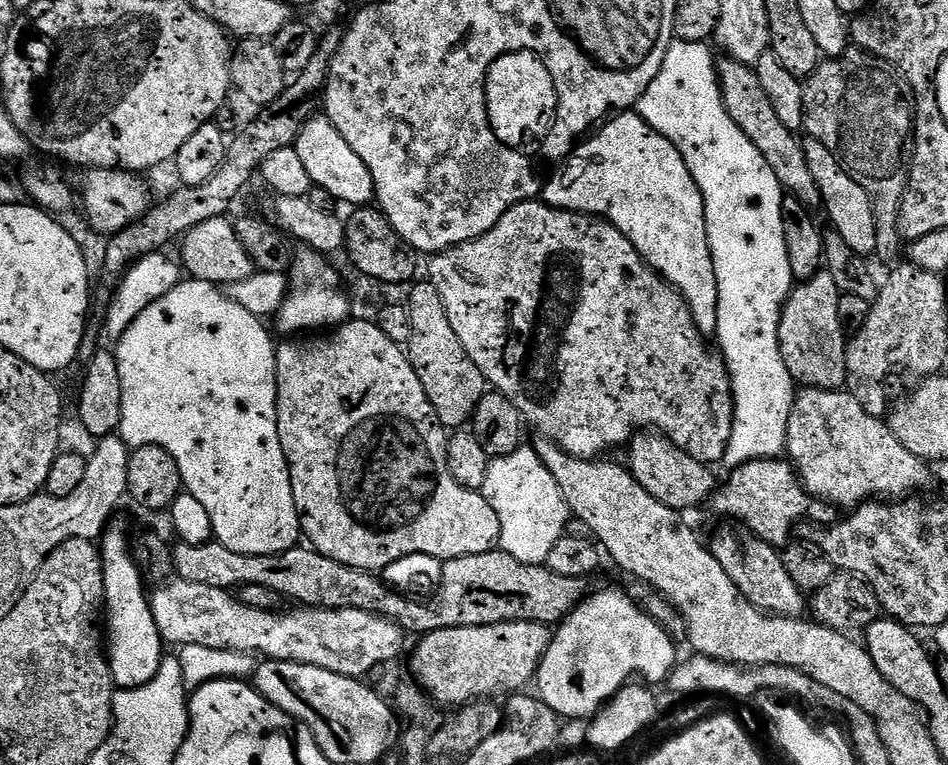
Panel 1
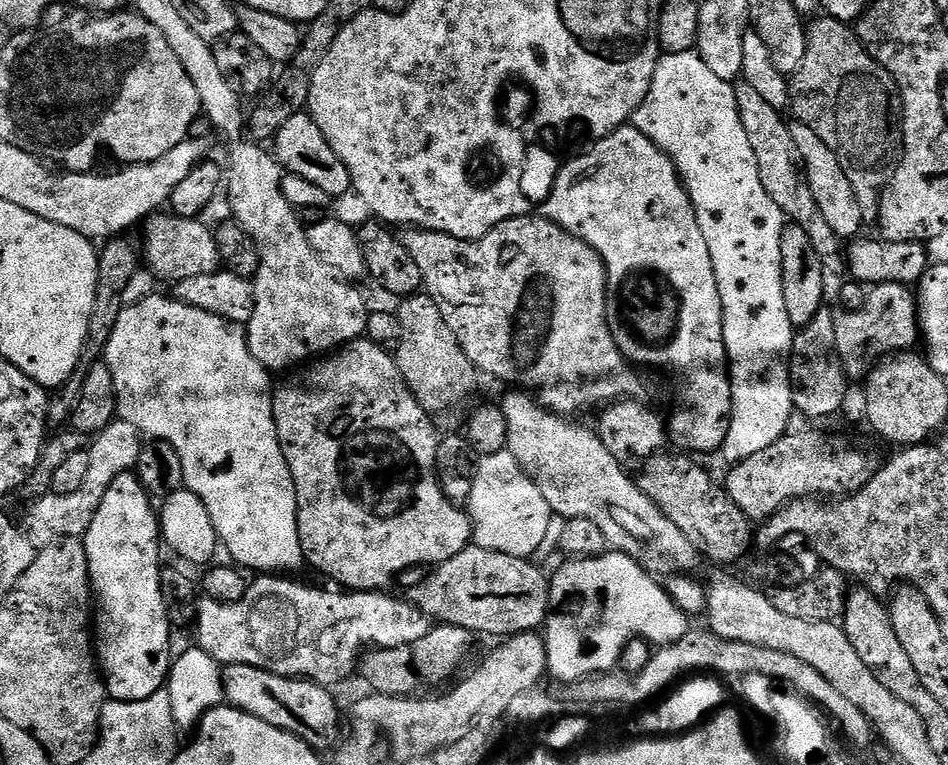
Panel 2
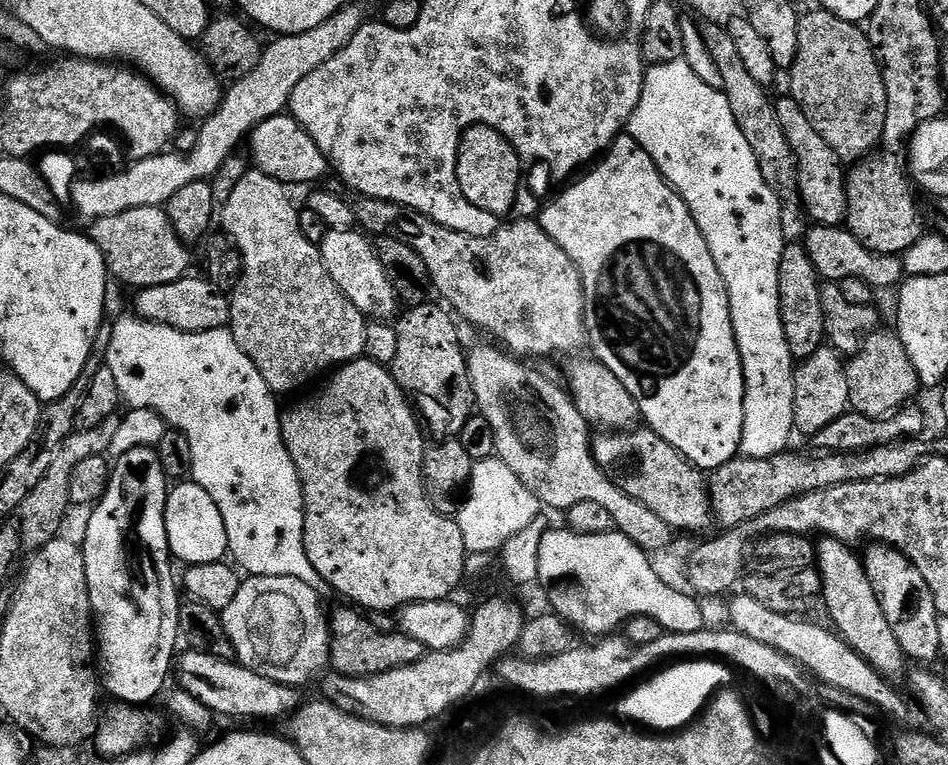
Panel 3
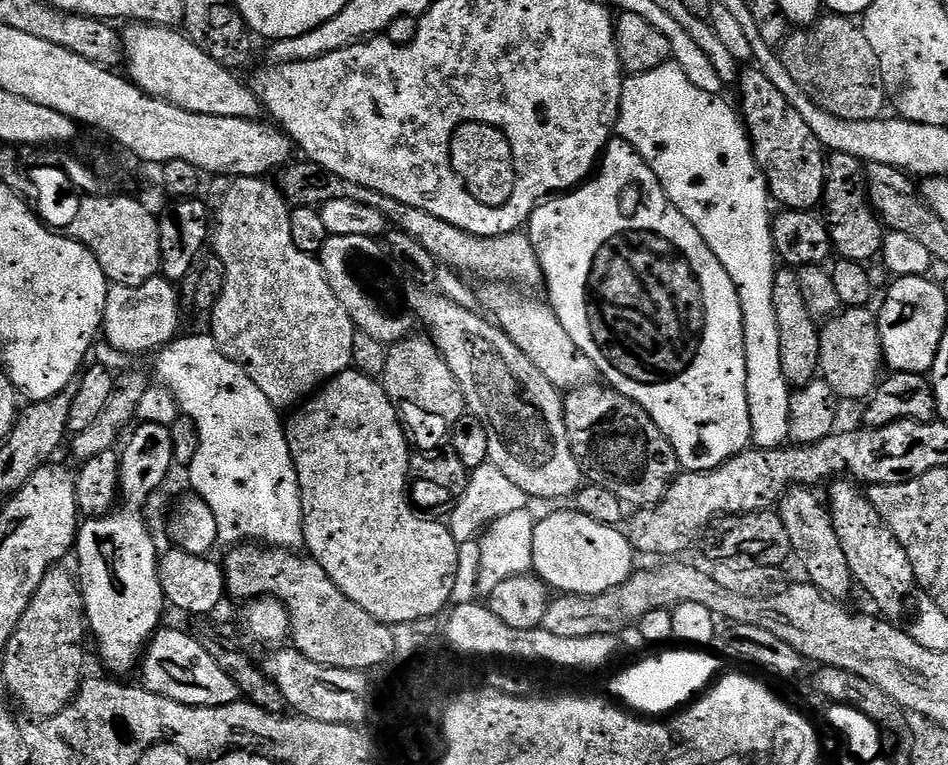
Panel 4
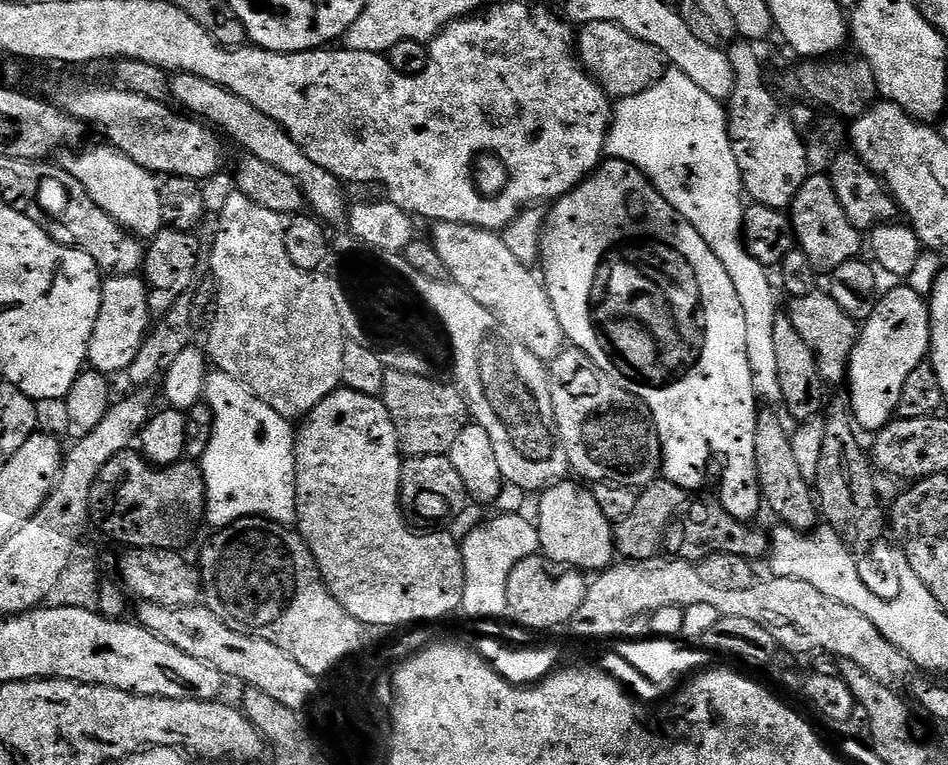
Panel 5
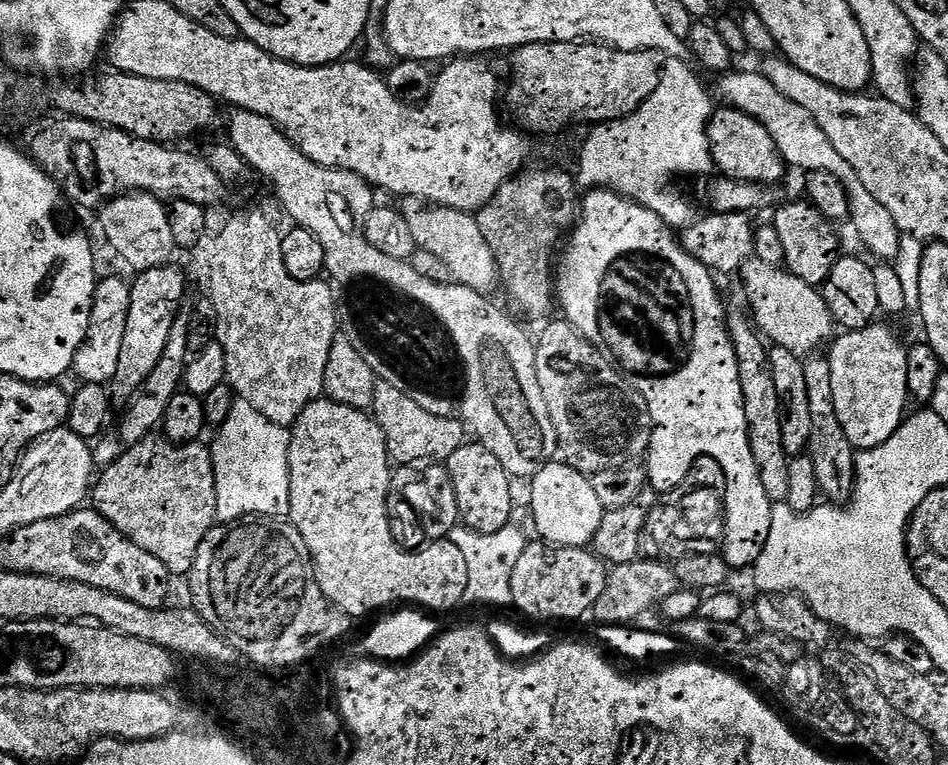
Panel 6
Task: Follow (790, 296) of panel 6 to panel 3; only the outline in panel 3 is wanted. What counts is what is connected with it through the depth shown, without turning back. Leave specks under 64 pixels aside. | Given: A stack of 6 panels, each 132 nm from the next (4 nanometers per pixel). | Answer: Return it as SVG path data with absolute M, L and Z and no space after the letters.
M877 330L869 334L864 345L850 357L846 364L846 386L850 388L848 403L851 411L860 412L863 416L883 418L899 412L921 391L920 379L906 354L895 331Z

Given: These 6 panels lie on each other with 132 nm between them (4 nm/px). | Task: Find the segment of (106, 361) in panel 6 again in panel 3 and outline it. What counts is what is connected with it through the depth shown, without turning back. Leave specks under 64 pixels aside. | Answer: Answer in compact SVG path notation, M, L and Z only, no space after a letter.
M185 275L183 280L166 282L162 286L139 289L135 293L135 315L155 324L174 326L174 330L183 332L205 332L215 328L228 328L232 319L229 297L215 288L208 279L200 277L199 280L192 275Z

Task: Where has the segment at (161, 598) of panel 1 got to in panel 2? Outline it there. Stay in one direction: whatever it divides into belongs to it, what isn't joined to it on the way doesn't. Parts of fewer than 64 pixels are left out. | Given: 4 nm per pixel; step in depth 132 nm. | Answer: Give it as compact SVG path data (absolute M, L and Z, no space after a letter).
M260 574L257 575L249 583L248 589L246 590L246 594L242 599L240 599L238 602L234 602L233 604L223 604L222 602L218 602L217 600L210 600L207 598L201 599L199 601L197 610L196 610L196 618L194 621L194 627L196 627L196 640L195 643L204 651L206 654L210 654L210 658L214 658L217 660L218 663L220 663L221 666L227 666L229 664L241 664L242 666L254 666L258 670L270 670L270 674L278 674L279 676L289 676L290 678L294 678L295 680L313 680L315 684L322 684L325 686L333 686L332 684L340 684L343 682L344 679L347 678L348 675L355 673L357 671L360 657L362 653L365 650L371 649L371 648L397 648L398 646L406 646L410 642L418 642L418 638L426 638L426 634L428 631L433 628L434 624L433 621L424 613L424 611L421 610L421 608L415 608L413 604L408 603L407 599L401 598L400 600L396 596L387 596L387 591L384 590L377 590L375 592L354 592L351 590L332 590L336 592L323 592L320 588L311 588L308 584L299 584L296 580L284 580L288 578L281 578L279 575L276 574Z

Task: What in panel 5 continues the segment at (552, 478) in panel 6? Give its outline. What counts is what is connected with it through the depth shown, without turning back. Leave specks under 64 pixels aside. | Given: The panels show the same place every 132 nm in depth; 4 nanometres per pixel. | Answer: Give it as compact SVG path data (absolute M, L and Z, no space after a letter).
M557 482L543 489L540 500L540 552L549 560L567 564L570 568L603 570L614 560L614 528L598 510L591 491L579 488L581 485Z

